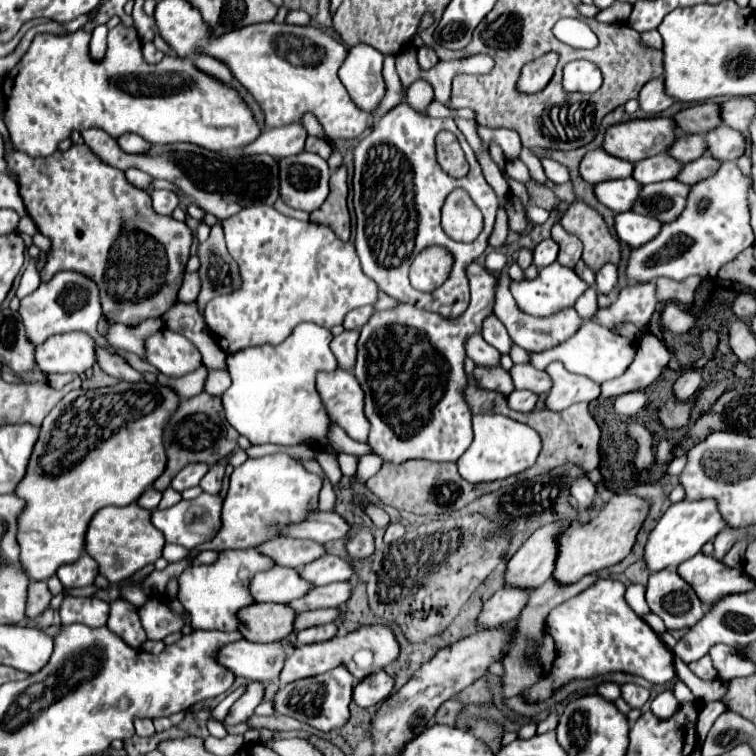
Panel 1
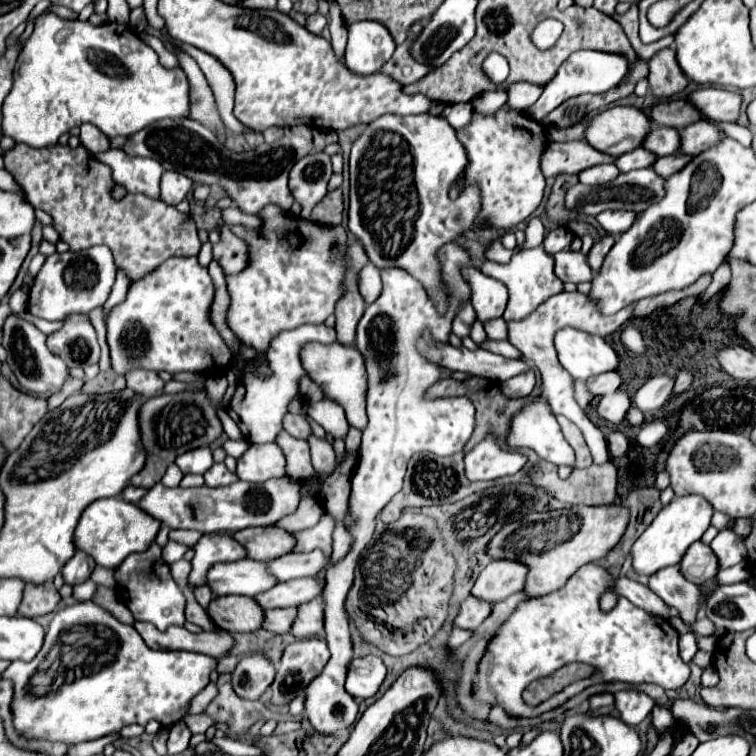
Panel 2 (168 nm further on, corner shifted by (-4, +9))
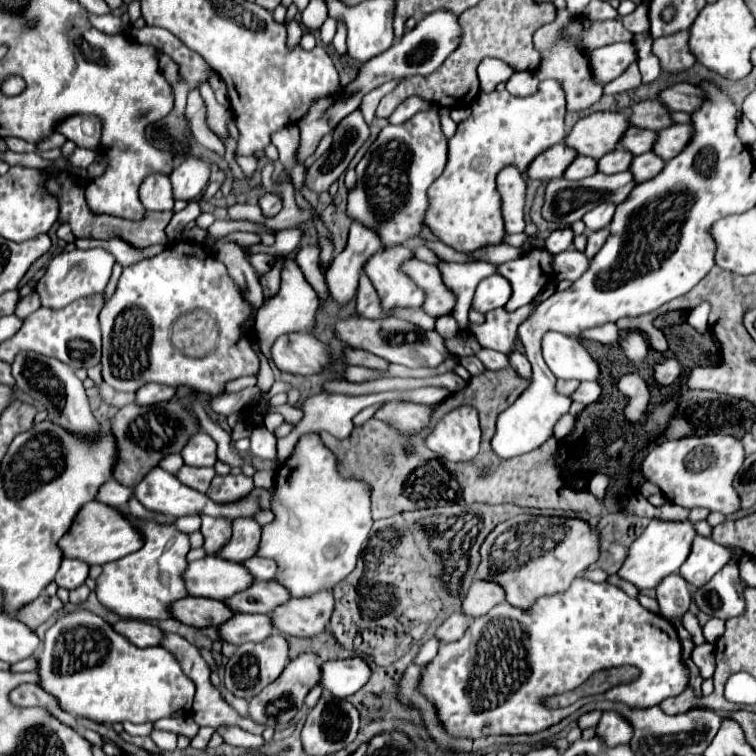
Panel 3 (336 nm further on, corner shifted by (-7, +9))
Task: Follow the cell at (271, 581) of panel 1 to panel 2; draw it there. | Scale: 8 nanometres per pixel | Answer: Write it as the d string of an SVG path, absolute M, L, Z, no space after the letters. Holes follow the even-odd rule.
M238 560L216 564L208 572L208 584L216 596L258 596L260 592L278 584L268 572L268 564L258 560Z

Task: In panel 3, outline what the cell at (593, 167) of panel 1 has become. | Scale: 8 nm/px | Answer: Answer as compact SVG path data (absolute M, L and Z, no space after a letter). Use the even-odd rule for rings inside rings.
M555 144L547 148L547 152L541 152L529 166L527 166L527 178L531 180L553 180L561 178L567 164L575 158L575 150L567 148L563 144Z

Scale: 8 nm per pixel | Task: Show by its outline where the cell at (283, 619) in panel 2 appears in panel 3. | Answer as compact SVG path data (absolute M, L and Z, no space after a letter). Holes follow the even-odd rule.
M235 614L227 624L217 628L219 638L227 644L263 642L271 634L271 618L267 614Z

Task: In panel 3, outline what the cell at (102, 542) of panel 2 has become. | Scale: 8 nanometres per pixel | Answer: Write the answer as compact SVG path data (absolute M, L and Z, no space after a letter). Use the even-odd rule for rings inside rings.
M87 502L75 516L71 528L67 534L59 540L59 548L65 558L79 558L83 562L91 564L107 564L113 560L119 560L131 552L139 550L139 544L143 544L141 534L125 520L125 516L119 514L119 510L101 504L101 502Z

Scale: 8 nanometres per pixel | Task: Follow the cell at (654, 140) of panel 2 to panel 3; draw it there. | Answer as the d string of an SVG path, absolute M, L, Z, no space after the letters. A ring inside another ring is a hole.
M629 126L627 132L623 134L623 140L619 140L619 144L631 152L633 156L637 154L645 154L645 152L651 152L651 146L655 142L655 132L651 130L643 130L643 128L635 128L635 126Z

